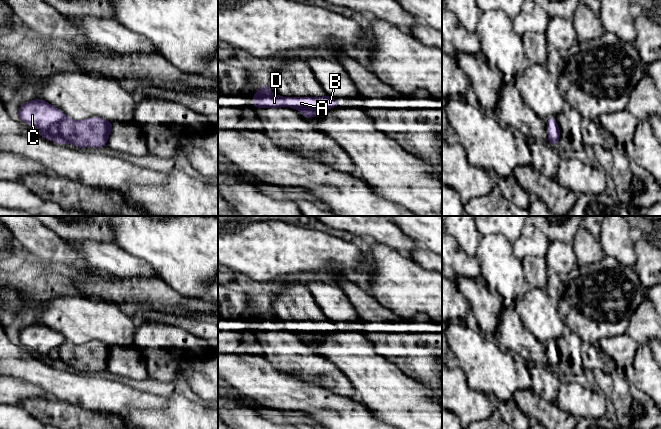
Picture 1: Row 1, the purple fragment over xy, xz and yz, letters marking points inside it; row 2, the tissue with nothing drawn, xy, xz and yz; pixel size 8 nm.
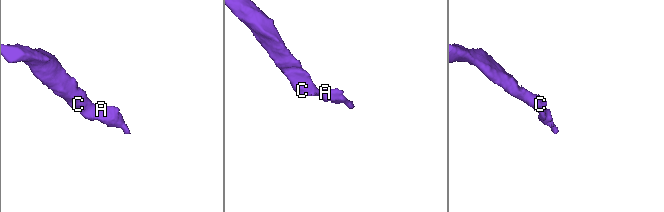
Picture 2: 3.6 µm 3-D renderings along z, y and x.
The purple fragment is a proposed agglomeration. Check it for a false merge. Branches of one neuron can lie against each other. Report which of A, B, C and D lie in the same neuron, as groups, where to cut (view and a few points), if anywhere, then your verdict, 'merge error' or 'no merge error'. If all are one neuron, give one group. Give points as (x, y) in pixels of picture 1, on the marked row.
A B / C D | xy (66, 117), (65, 137), (68, 142) | merge error

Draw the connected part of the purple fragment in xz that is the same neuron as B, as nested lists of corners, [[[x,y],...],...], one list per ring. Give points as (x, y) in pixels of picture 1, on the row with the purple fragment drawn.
[[[328,95],[322,97],[292,97],[288,107],[301,112],[304,118],[314,118],[325,110],[335,108],[339,101]]]

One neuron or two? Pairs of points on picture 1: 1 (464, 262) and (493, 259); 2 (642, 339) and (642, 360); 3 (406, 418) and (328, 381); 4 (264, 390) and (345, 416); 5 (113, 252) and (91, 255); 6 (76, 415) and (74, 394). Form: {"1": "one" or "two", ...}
{"1": "two", "2": "two", "3": "two", "4": "one", "5": "one", "6": "two"}

